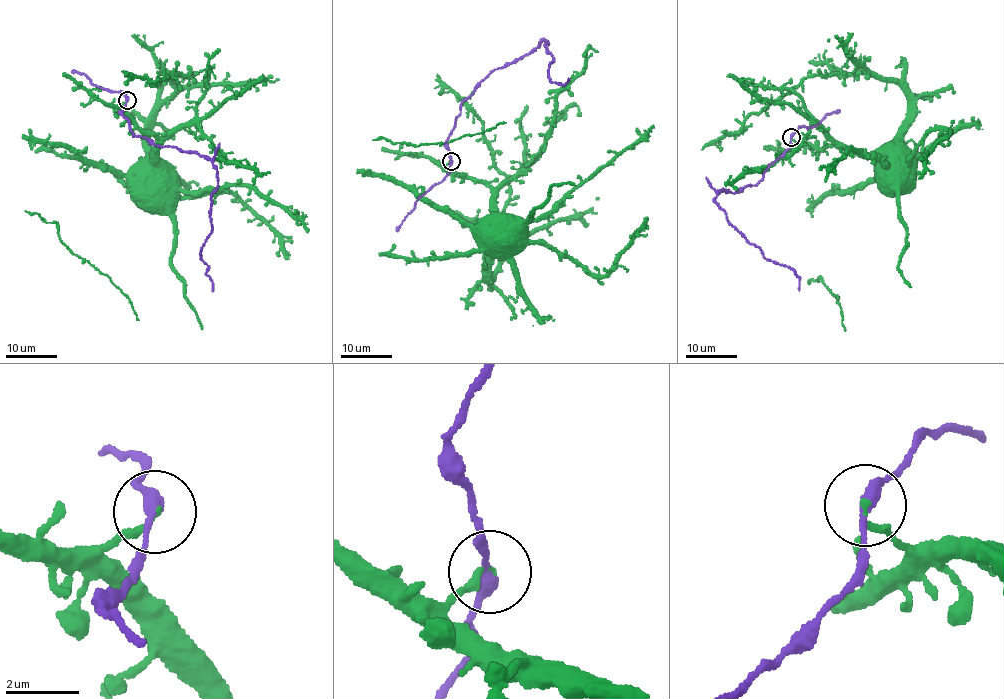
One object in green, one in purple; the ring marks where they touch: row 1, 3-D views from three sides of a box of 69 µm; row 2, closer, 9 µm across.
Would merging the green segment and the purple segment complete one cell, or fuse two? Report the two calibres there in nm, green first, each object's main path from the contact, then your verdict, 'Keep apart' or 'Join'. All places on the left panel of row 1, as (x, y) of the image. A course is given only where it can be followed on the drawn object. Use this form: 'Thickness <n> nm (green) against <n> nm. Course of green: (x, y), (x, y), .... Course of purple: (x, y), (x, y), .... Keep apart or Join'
Thickness 140 nm (green) against 280 nm. Course of green: (127, 99), (120, 107), (157, 140), (154, 154), (163, 171), (165, 198), (169, 205), (166, 203). Course of purple: (127, 99), (120, 113), (134, 135), (203, 155), (217, 170), (211, 232), (200, 256), (212, 291). Join

